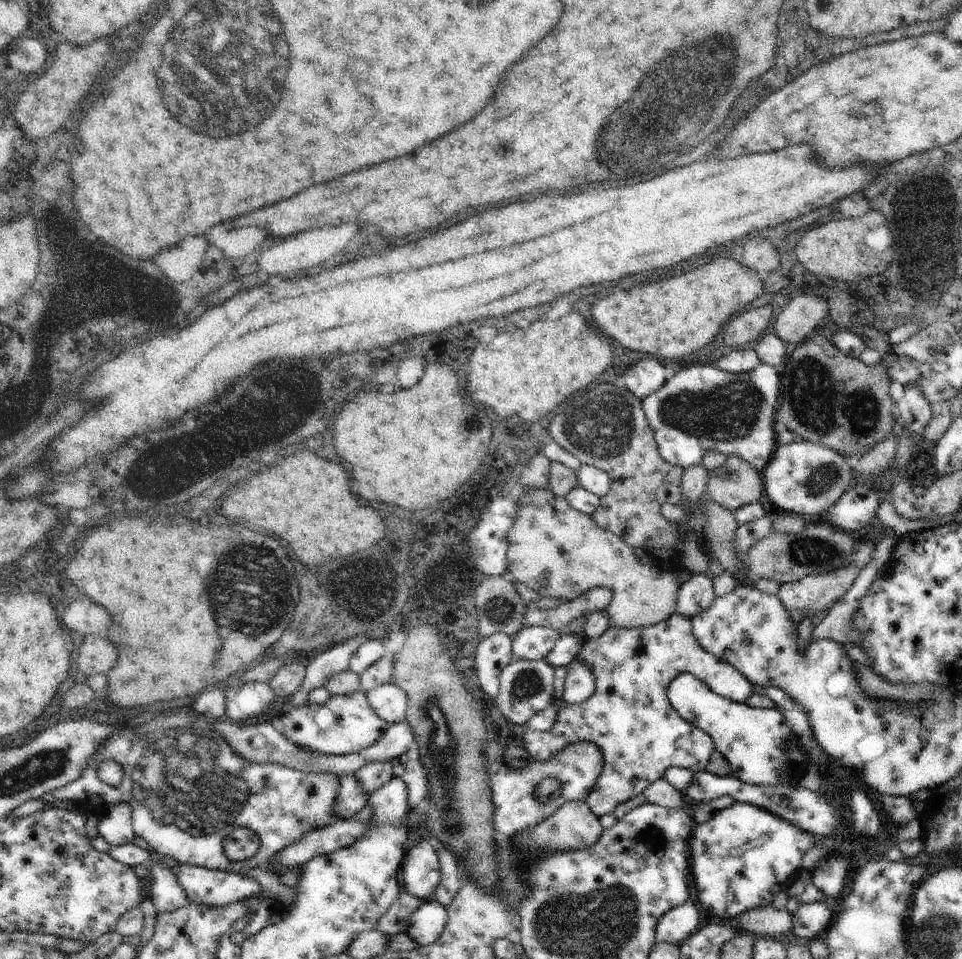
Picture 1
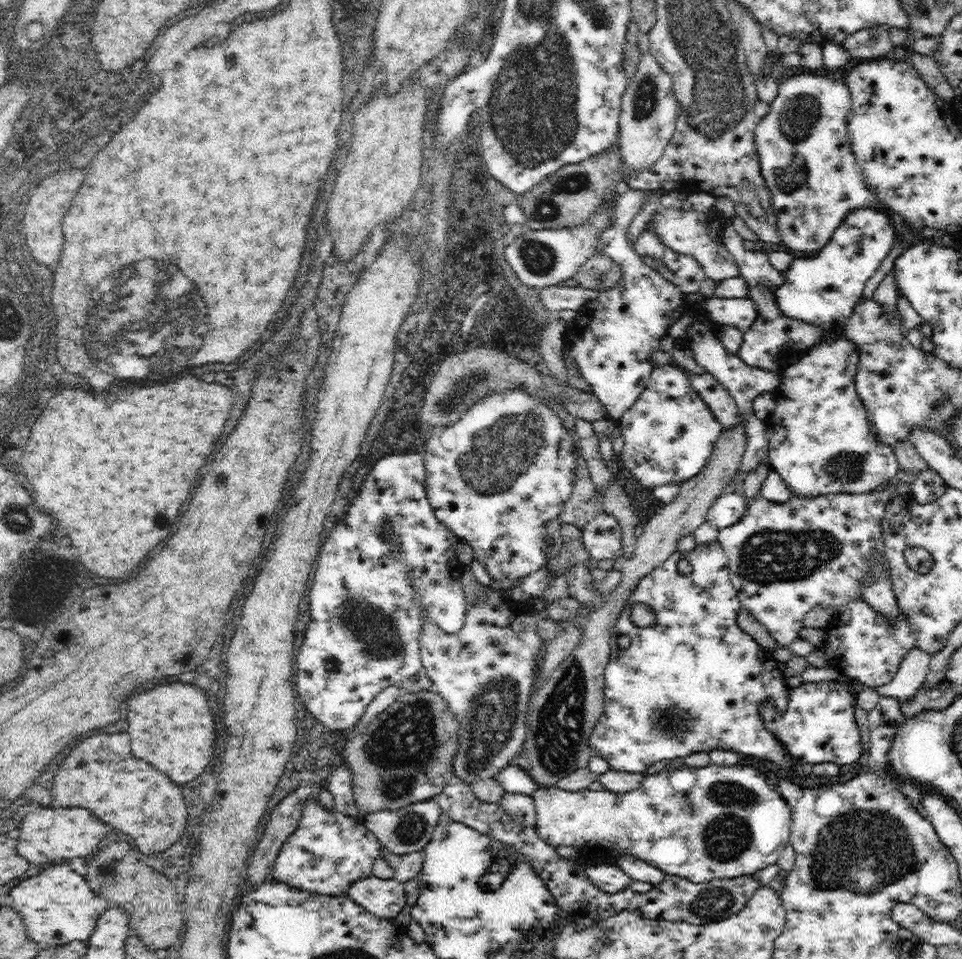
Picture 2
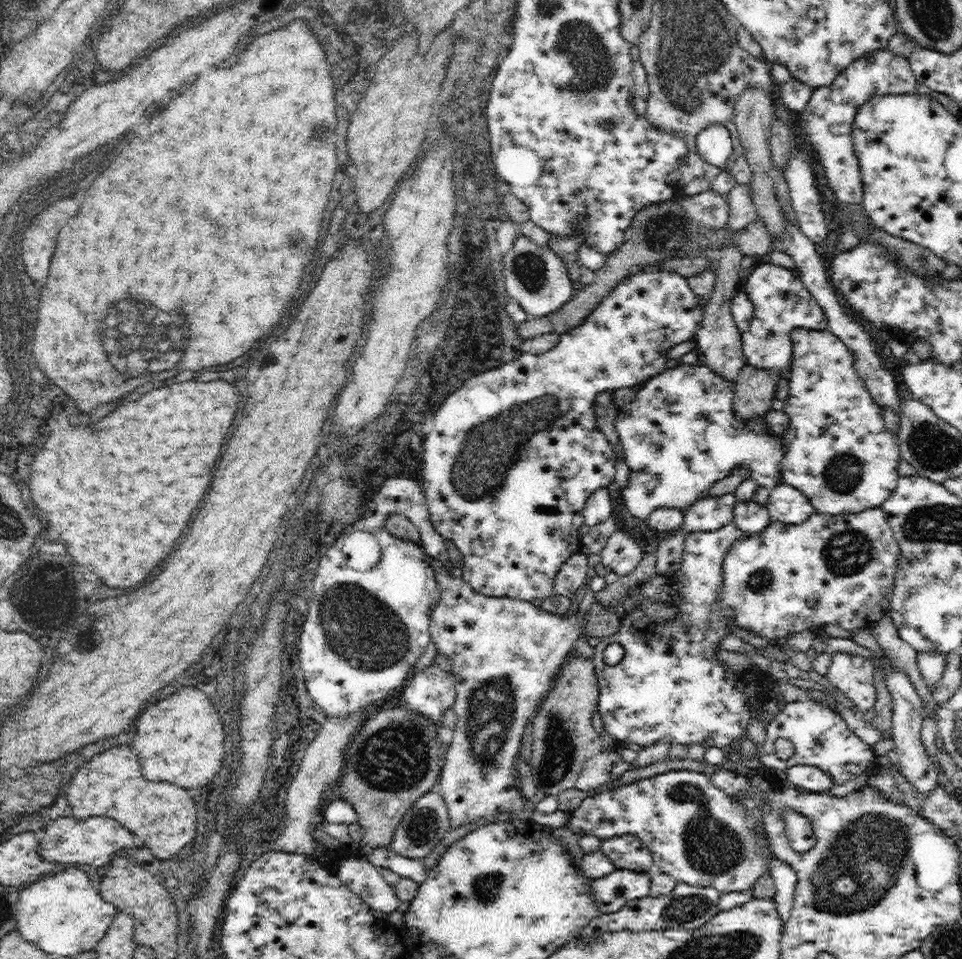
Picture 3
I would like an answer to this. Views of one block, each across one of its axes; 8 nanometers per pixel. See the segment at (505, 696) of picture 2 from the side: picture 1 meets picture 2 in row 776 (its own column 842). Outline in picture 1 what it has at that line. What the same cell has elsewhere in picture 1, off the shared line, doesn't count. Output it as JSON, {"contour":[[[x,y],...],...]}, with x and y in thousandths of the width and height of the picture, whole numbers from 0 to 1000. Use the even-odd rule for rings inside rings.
{"contour":[[[833,459],[818,465],[808,465],[791,492],[791,498],[795,515],[808,530],[816,536],[828,536],[839,542],[841,538],[858,534],[876,517],[885,501],[885,480],[856,463]]]}

